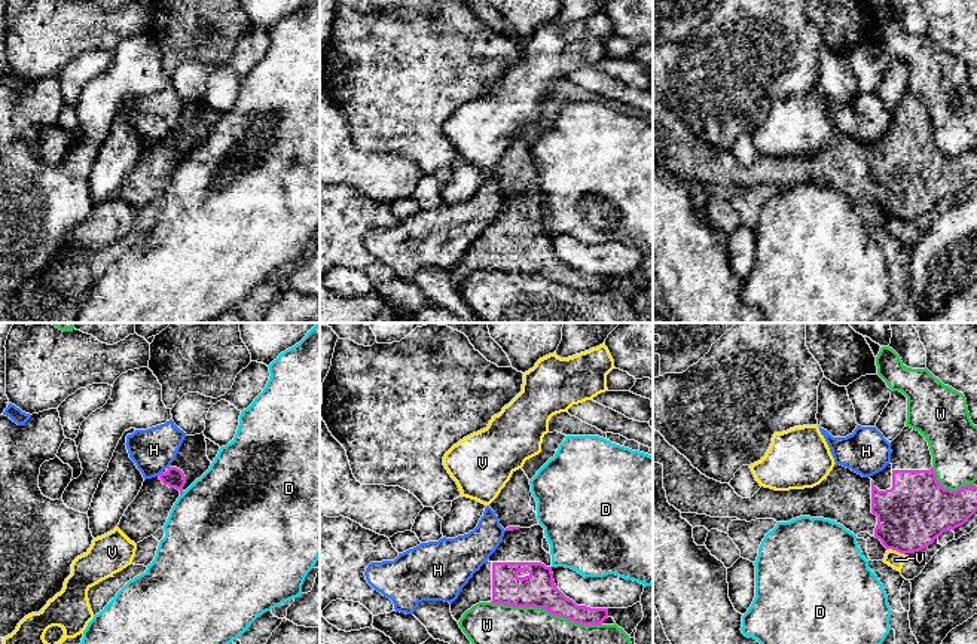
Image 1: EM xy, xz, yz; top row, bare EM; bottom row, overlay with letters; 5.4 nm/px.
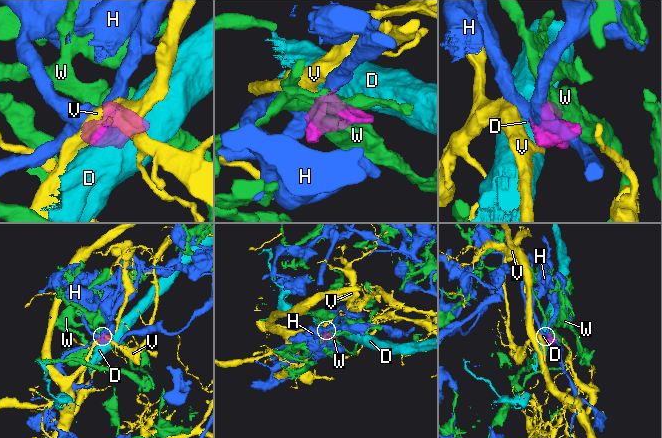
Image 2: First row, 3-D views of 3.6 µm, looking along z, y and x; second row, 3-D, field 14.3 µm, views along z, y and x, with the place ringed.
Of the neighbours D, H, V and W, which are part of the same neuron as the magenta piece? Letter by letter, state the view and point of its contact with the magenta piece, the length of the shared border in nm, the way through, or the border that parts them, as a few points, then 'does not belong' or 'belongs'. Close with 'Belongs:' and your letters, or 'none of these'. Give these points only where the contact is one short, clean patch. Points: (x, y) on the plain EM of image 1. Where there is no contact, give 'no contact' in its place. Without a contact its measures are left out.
D: xy (182, 159) | 40 nm | does not belong
H: xy (161, 140) | 40 nm | does not belong
V: yz (897, 217) | 100 nm | along yz (890, 214), (904, 222) | does not belong
W: xz (546, 277) | 600 nm | does not belong
Belongs: none of these

